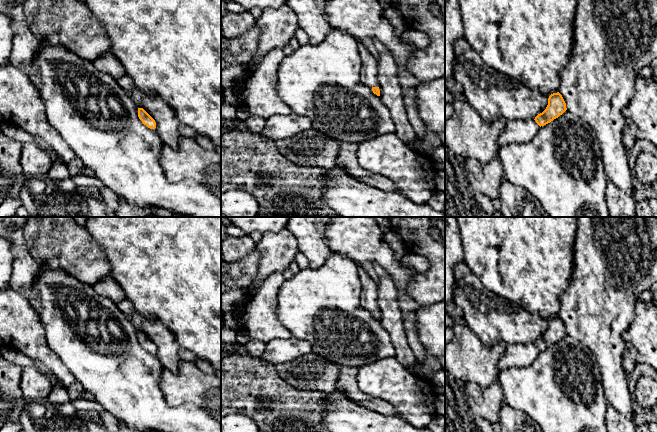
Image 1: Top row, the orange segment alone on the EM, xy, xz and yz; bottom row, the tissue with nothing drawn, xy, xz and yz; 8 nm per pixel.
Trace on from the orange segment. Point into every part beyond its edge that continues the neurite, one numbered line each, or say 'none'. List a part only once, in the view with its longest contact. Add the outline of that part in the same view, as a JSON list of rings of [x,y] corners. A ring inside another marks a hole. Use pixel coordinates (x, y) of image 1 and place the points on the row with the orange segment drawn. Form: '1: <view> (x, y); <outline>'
1: yz (516, 131); [[[534,119],[506,120],[505,128],[498,137],[499,145],[528,143],[537,134],[539,127]]]

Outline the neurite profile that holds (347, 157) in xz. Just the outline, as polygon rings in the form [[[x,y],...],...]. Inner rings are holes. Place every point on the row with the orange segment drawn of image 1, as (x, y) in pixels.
[[[340,143],[336,165],[342,166],[354,178],[366,184],[377,187],[384,192],[399,193],[392,180],[380,174],[374,174],[363,169],[358,163],[357,151],[358,145],[355,143]]]

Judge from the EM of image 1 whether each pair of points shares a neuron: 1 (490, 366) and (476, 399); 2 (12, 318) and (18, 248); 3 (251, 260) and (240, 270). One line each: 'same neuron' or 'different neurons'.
1: different neurons
2: different neurons
3: same neuron

